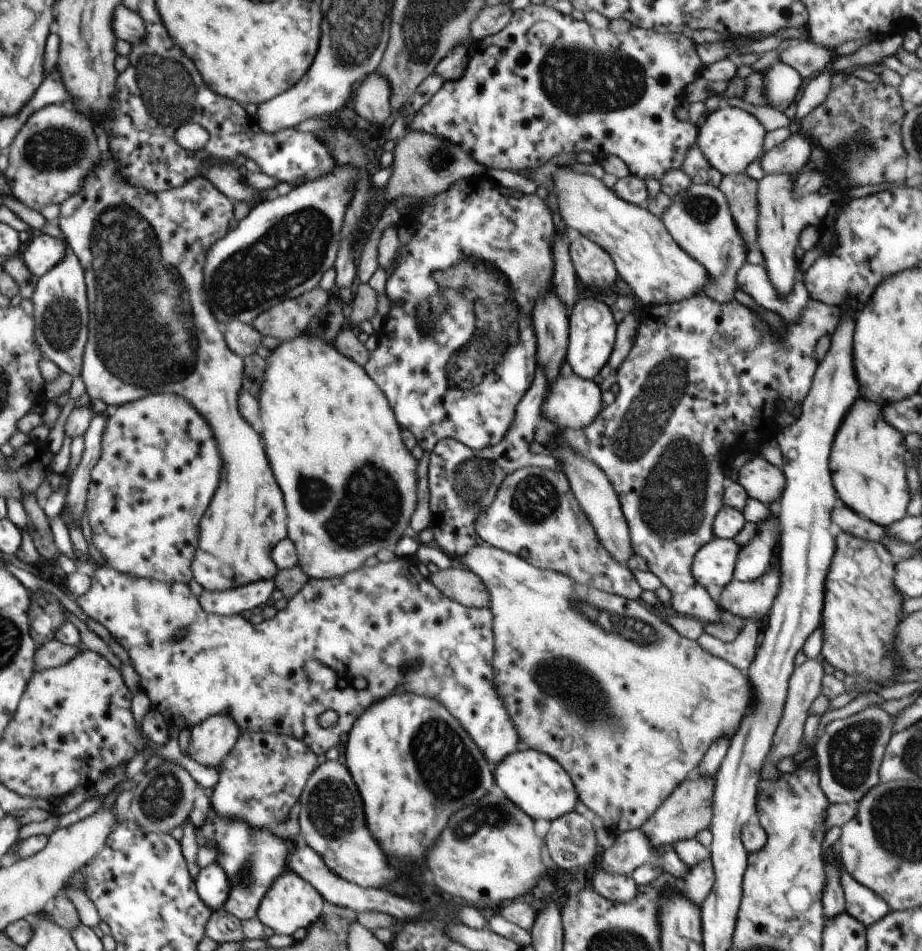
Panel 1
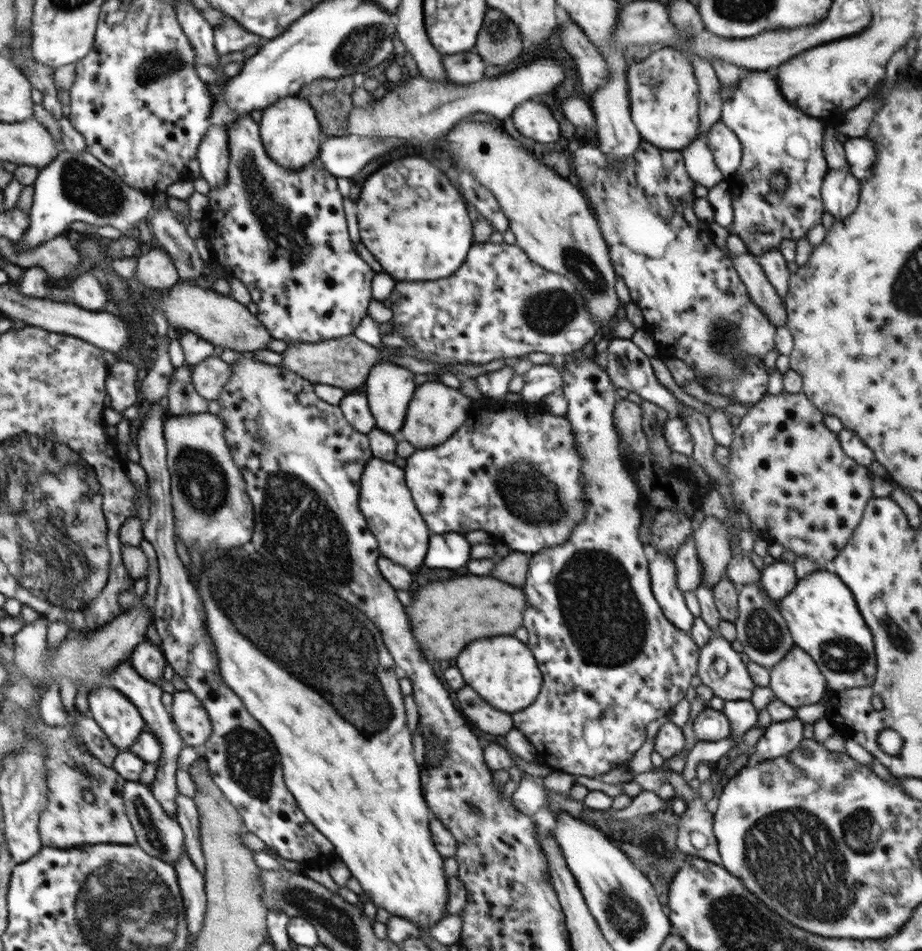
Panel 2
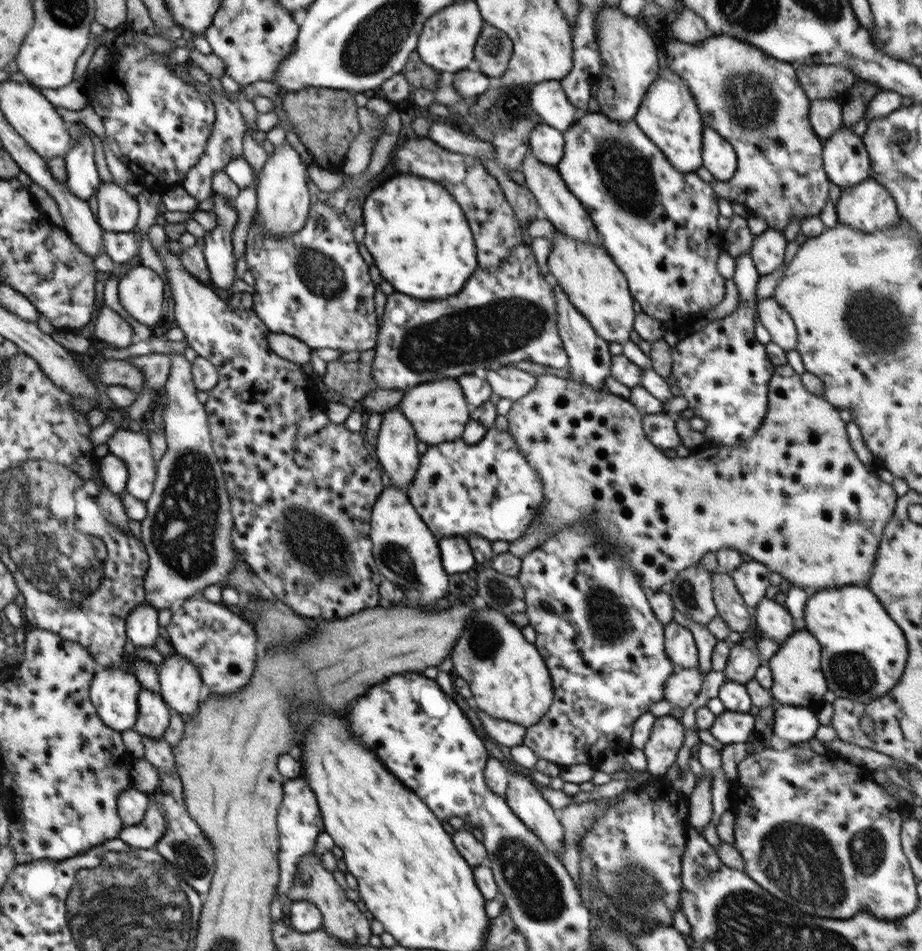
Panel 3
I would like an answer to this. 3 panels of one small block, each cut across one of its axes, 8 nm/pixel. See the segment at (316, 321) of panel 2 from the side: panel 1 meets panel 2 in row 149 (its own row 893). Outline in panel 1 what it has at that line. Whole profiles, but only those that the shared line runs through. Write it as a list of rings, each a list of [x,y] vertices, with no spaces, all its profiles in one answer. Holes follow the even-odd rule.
[[[212,806],[208,810],[206,822],[200,826],[198,832],[207,840],[216,841],[218,849],[216,863],[225,869],[226,876],[229,876],[229,883],[232,885],[229,899],[226,900],[223,909],[241,921],[256,917],[268,888],[274,884],[276,878],[289,871],[286,866],[286,856],[297,847],[296,843],[288,838],[274,835],[270,827],[256,828],[234,818],[218,816]]]

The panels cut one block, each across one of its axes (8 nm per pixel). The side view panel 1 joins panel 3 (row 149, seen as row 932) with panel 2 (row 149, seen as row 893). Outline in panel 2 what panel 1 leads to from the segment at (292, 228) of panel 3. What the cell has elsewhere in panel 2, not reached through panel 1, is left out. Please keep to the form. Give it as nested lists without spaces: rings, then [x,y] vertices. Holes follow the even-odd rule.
[[[297,95],[279,98],[263,110],[260,133],[266,152],[278,165],[286,169],[302,169],[304,165],[313,163],[320,151],[320,143],[324,140],[314,107],[305,98]]]

